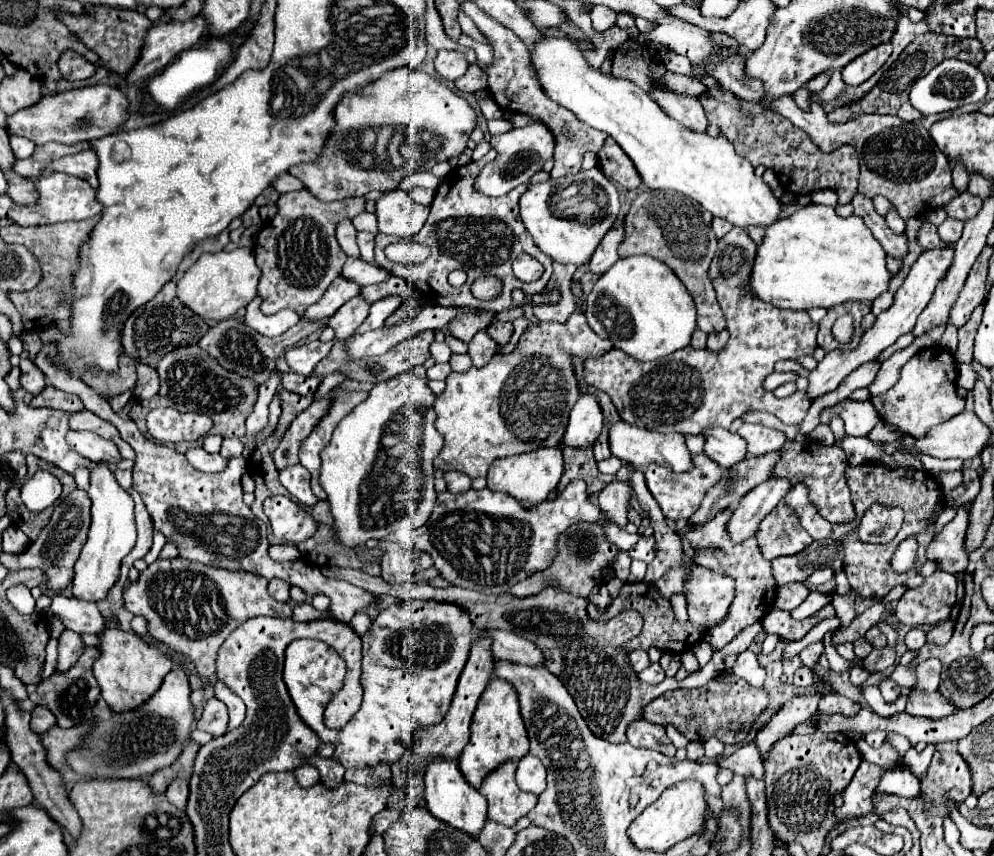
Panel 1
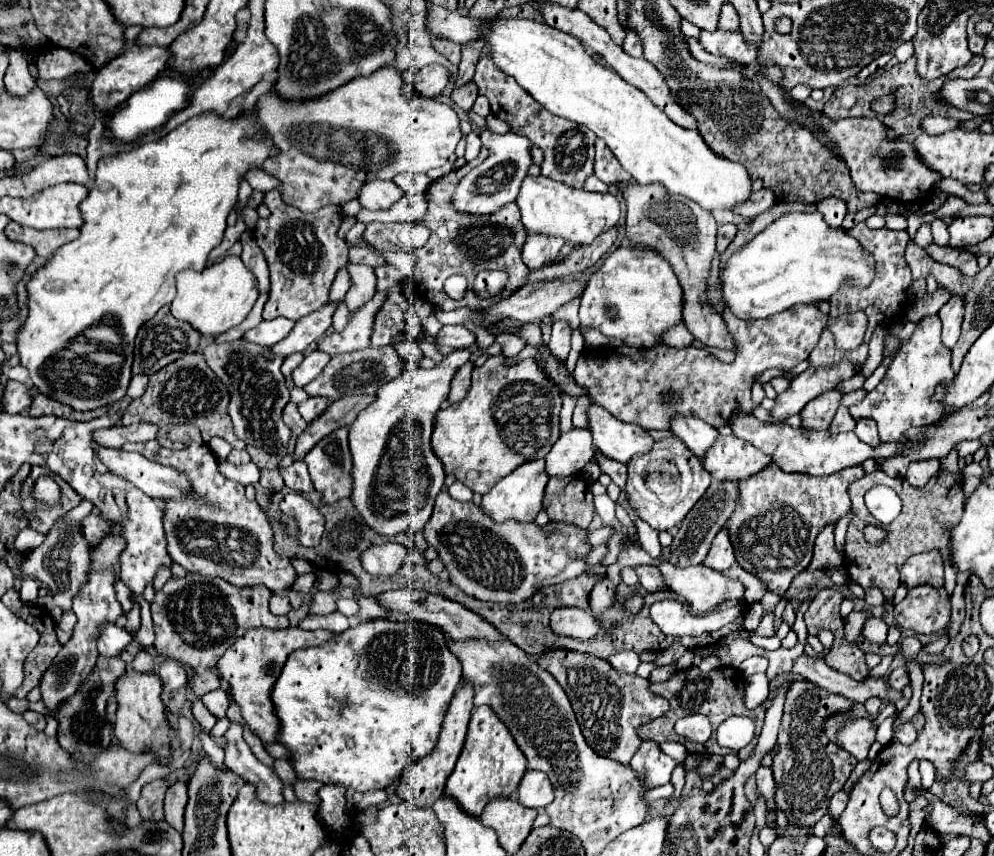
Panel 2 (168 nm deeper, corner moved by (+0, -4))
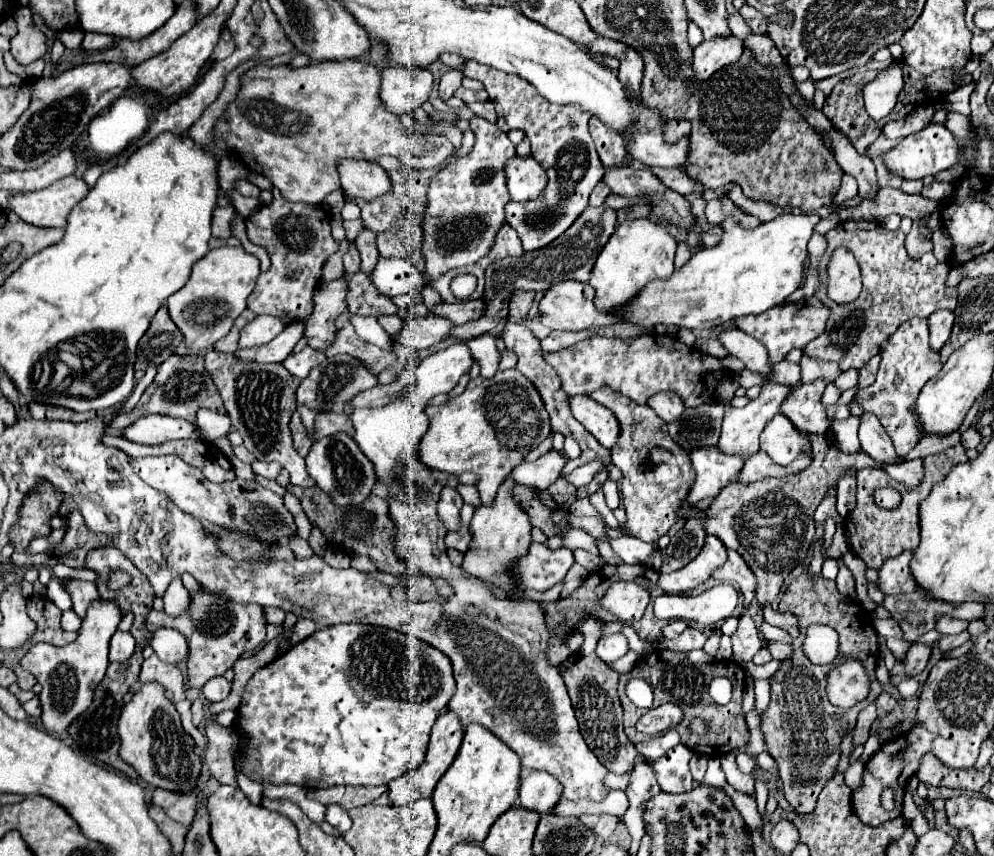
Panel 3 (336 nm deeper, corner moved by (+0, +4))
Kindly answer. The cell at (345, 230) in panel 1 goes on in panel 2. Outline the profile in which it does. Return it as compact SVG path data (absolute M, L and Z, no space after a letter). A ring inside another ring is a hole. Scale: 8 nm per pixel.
M348 261L346 269L352 277L352 287L346 293L344 303L346 303L346 307L352 315L374 297L374 293L376 293L376 275L372 267L360 263L350 263Z

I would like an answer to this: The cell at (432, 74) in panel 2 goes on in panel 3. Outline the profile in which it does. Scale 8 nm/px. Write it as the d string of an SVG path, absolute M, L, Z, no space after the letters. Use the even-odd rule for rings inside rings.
M386 67L382 71L380 99L394 115L420 107L432 91L432 73L418 67Z

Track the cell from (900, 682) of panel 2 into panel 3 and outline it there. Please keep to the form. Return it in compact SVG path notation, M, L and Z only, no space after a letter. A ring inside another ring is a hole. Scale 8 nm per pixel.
M924 643L912 645L910 651L906 653L906 659L904 659L906 675L916 677L918 673L922 673L926 663L928 663L928 659L930 659L930 653L932 653L932 645L924 645Z

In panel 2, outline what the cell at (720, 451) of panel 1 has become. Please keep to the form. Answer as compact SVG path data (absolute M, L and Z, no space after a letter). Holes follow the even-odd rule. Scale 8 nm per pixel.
M676 415L672 419L672 427L674 435L678 439L682 439L686 443L686 447L698 455L704 457L704 451L708 451L708 447L712 447L712 443L718 439L718 429L704 423L702 419L696 417L684 417L684 415Z

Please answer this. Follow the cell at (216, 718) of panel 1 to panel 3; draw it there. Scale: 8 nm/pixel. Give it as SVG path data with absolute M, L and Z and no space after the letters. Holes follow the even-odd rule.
M216 677L216 679L210 679L210 681L202 687L202 693L204 693L204 697L206 697L208 701L216 703L216 701L222 701L222 699L228 697L230 685L232 685L232 683L226 681L224 677Z

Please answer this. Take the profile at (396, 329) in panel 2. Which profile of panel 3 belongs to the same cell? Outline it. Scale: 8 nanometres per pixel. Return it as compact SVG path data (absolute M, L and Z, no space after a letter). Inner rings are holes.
M354 273L346 275L348 283L348 311L358 313L358 315L394 315L398 307L390 301L390 297L384 297L378 293L378 289L368 281L366 273Z

